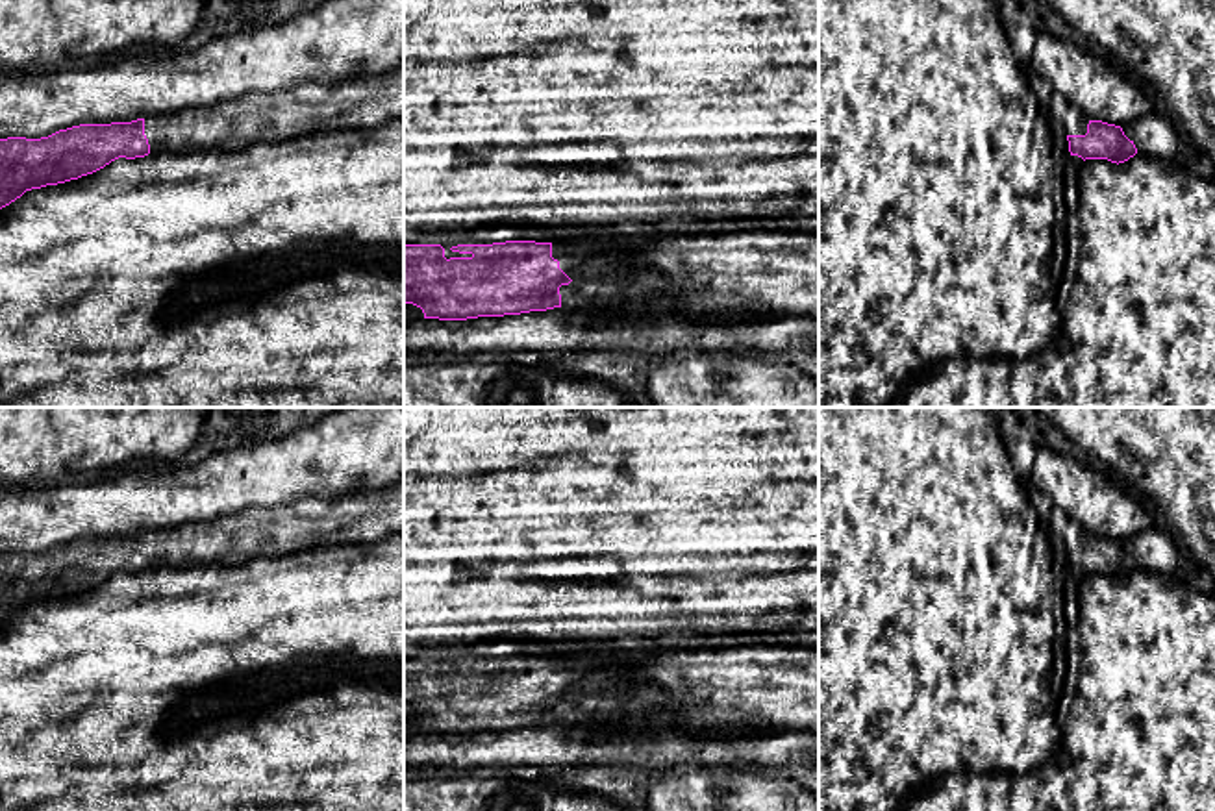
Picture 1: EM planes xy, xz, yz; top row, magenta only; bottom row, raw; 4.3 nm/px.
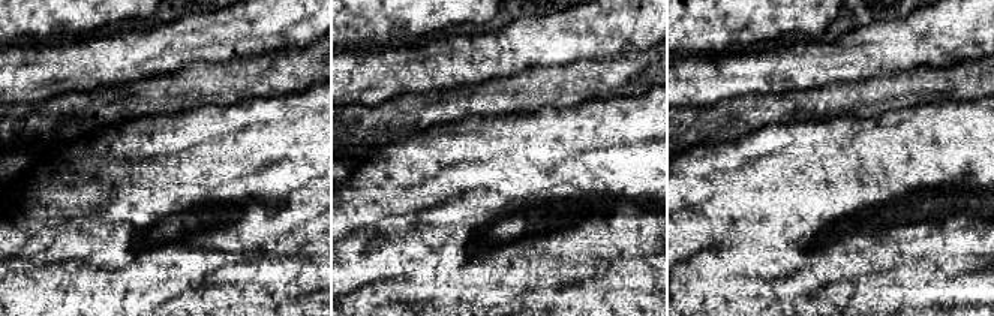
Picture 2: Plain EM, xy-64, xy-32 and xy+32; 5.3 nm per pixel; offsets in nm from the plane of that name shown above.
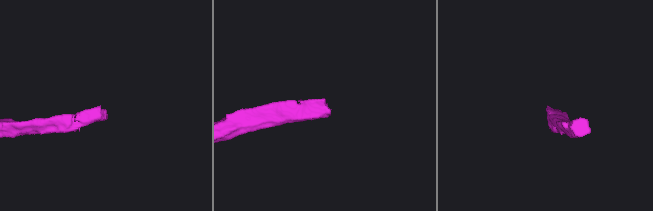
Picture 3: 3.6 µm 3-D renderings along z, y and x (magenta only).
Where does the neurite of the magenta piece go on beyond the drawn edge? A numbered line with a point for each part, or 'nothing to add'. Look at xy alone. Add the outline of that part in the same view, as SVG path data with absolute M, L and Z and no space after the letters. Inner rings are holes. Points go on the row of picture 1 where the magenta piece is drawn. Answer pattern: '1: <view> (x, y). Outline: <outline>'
1: xy (362, 102). Outline: M404 67L343 83L300 83L276 93L248 93L217 106L144 117L144 135L150 154L211 148L237 152L256 143L367 130L391 120L404 120Z

